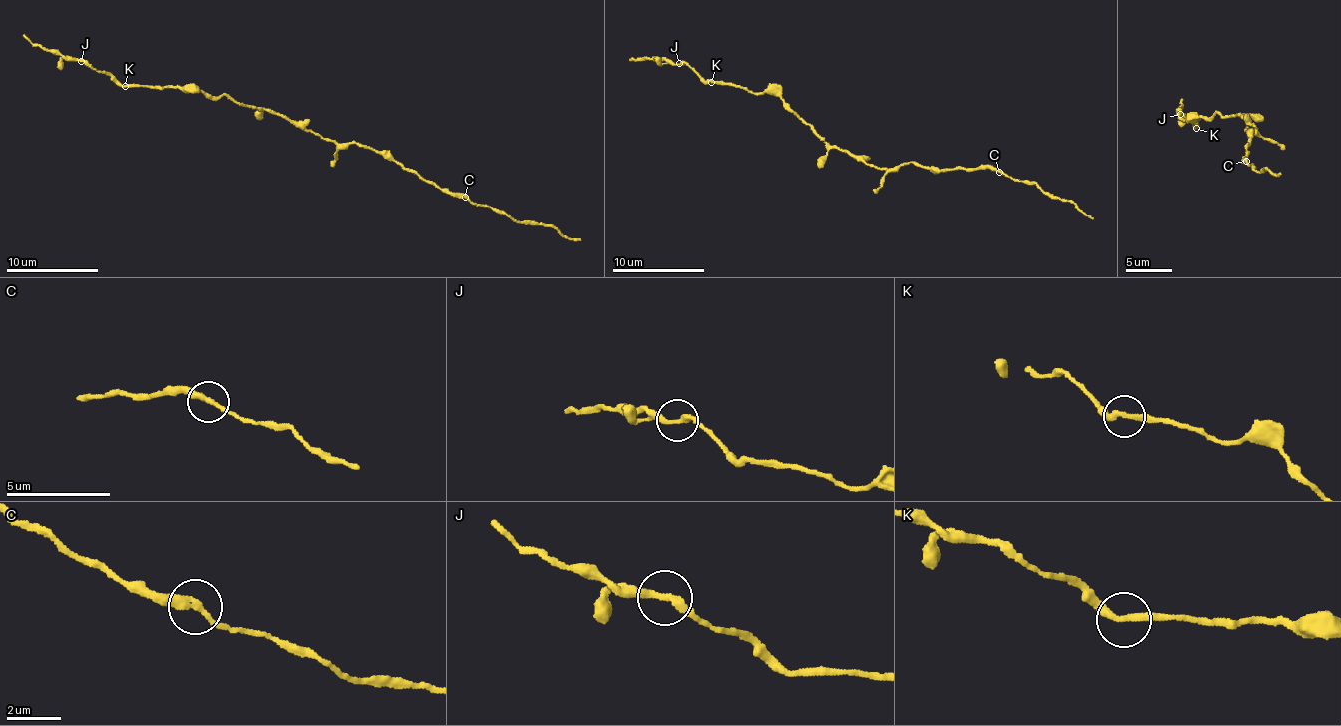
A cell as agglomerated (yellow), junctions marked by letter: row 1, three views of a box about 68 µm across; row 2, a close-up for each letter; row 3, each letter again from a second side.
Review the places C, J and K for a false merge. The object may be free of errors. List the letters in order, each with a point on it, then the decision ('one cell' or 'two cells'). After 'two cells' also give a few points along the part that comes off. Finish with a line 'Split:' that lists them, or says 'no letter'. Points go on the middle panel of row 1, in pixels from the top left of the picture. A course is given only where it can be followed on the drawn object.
C: (999, 172) | one cell
J: (679, 63) | one cell
K: (711, 82) | one cell
Split: no letter

